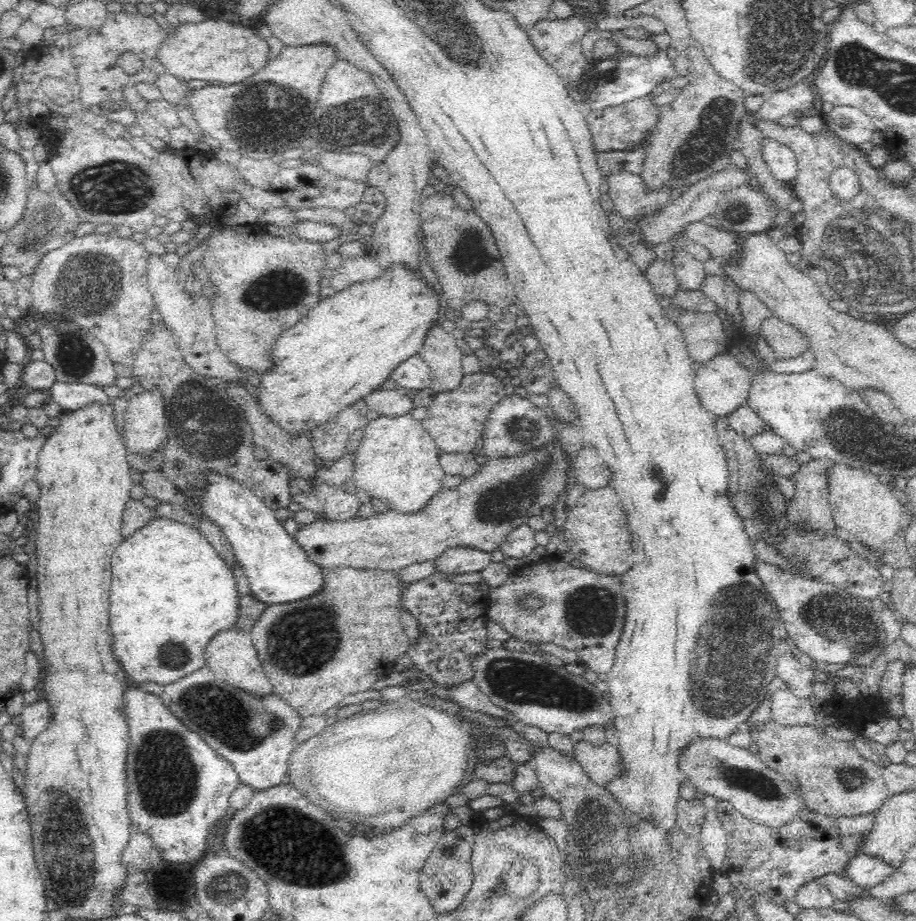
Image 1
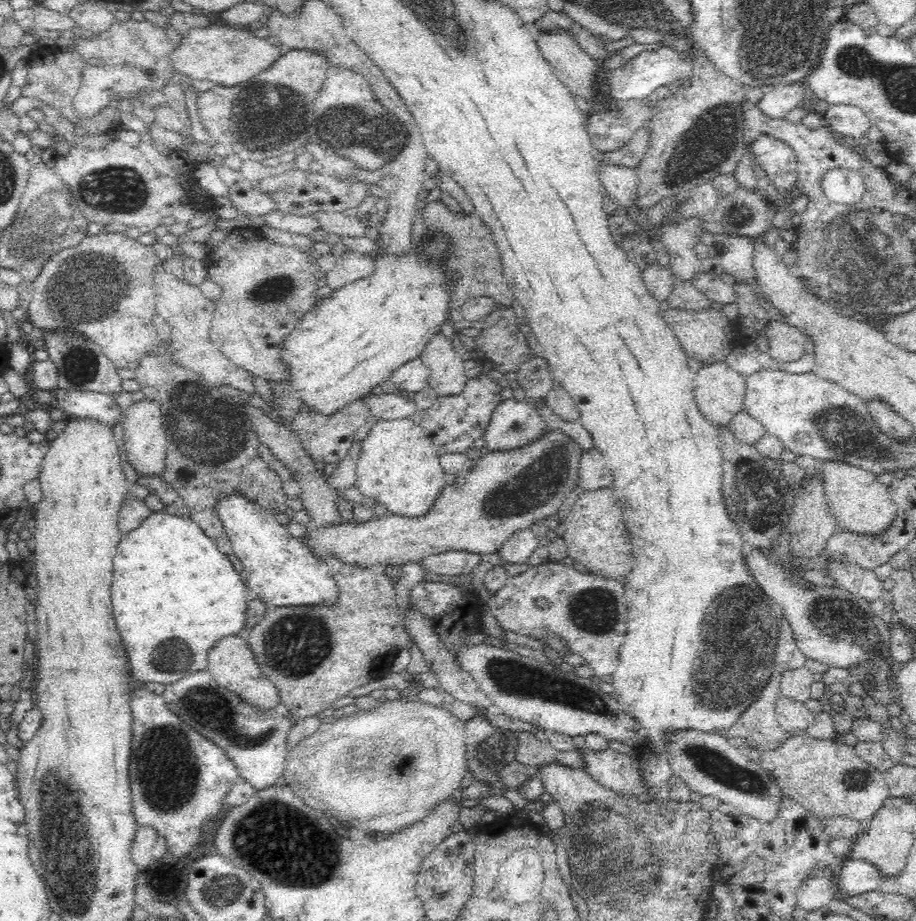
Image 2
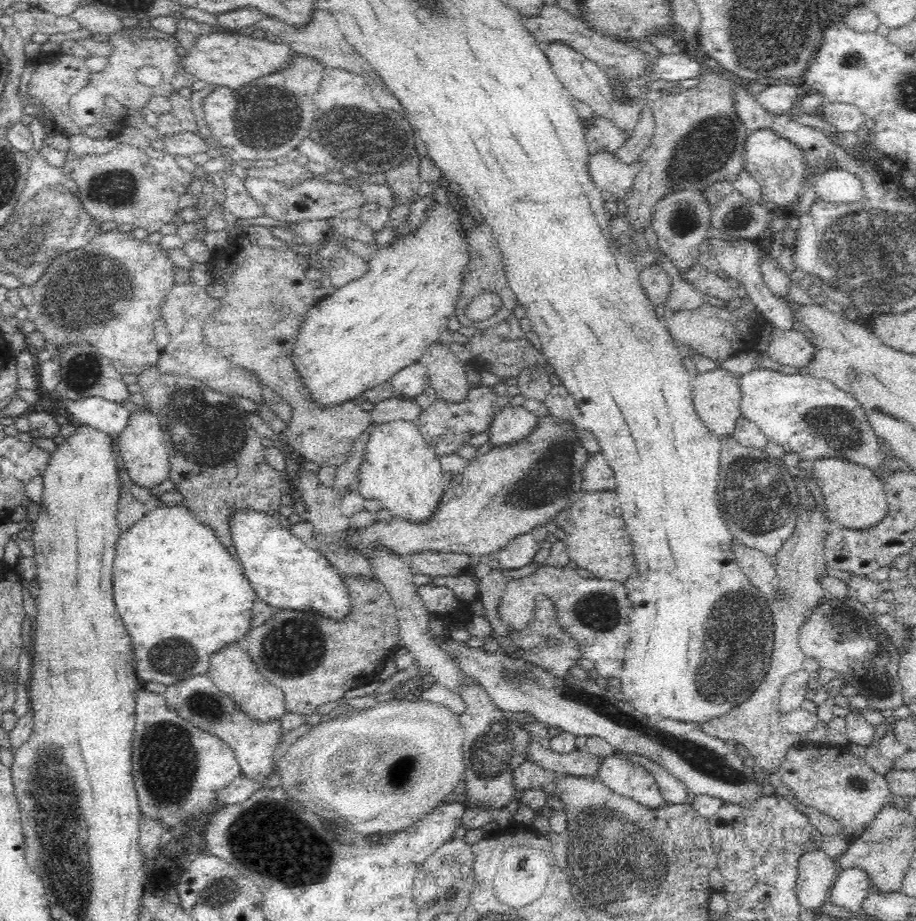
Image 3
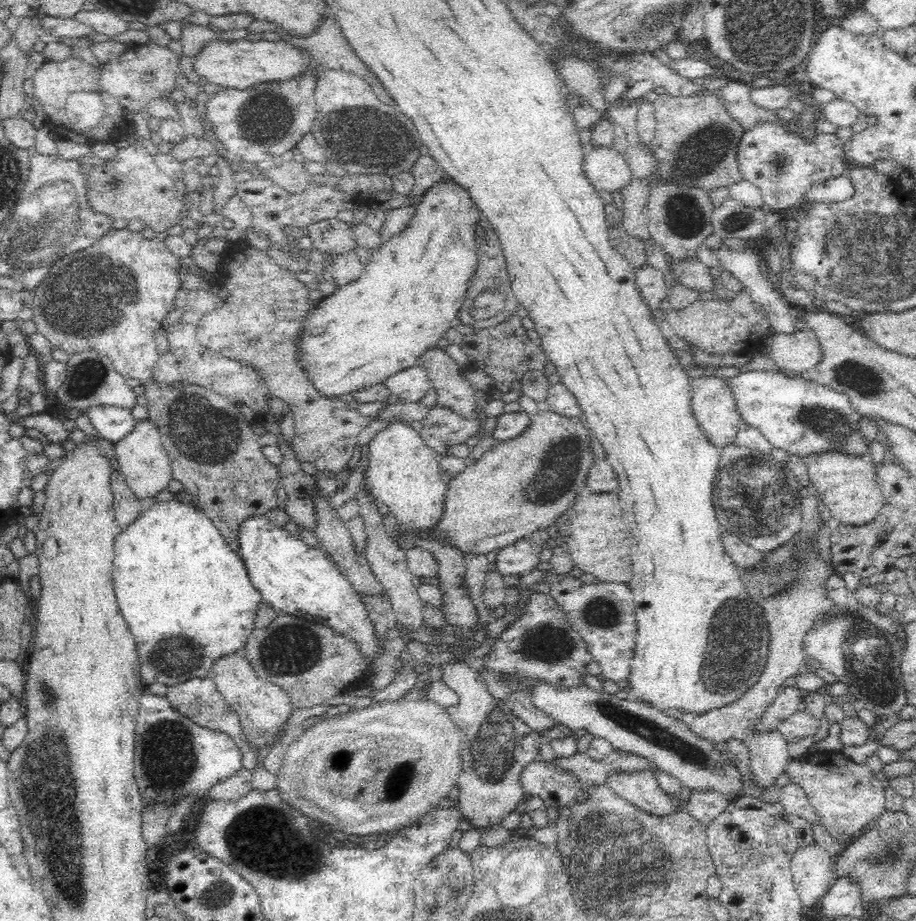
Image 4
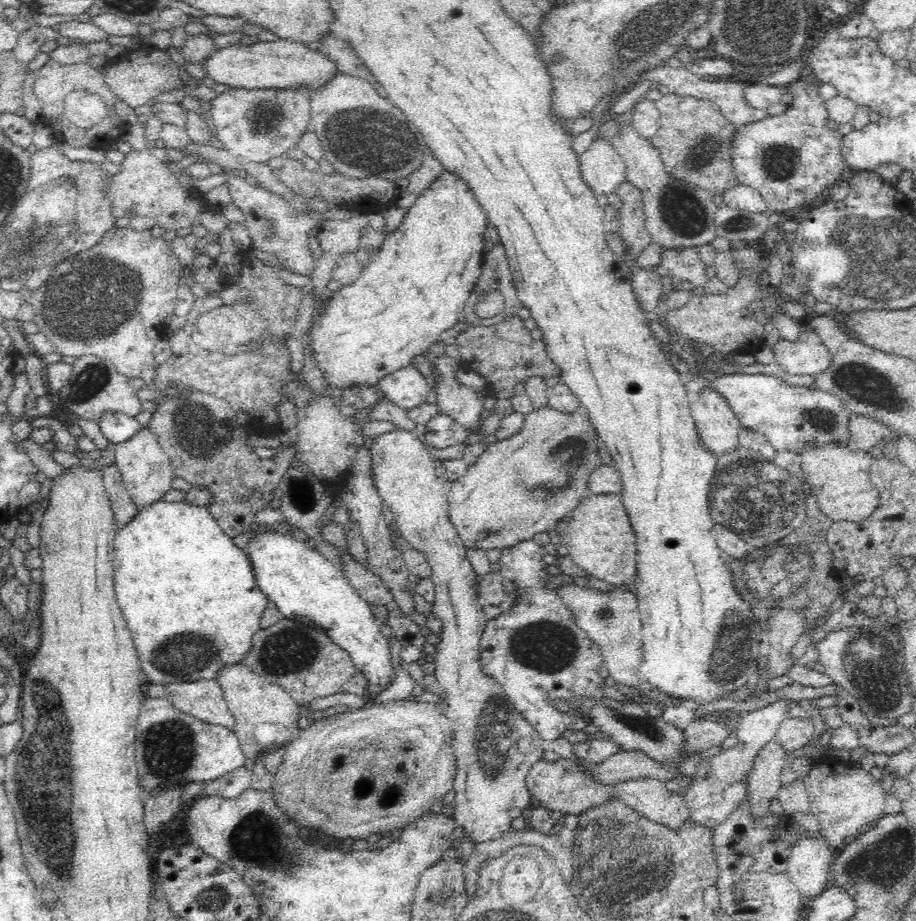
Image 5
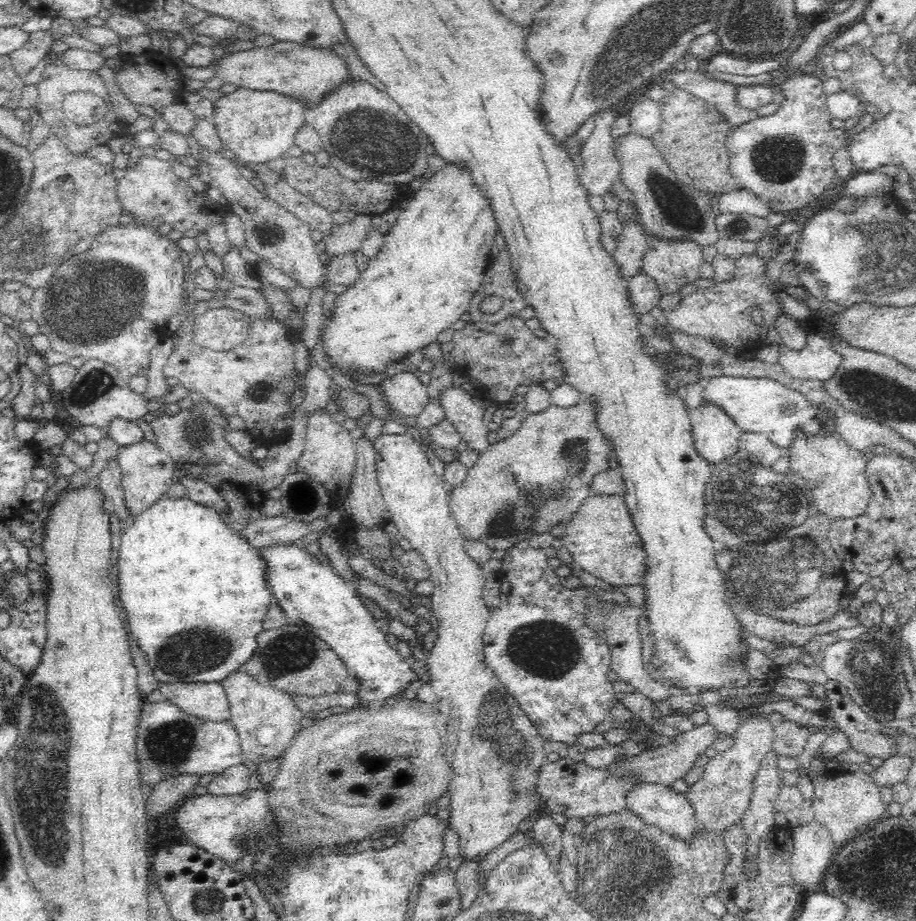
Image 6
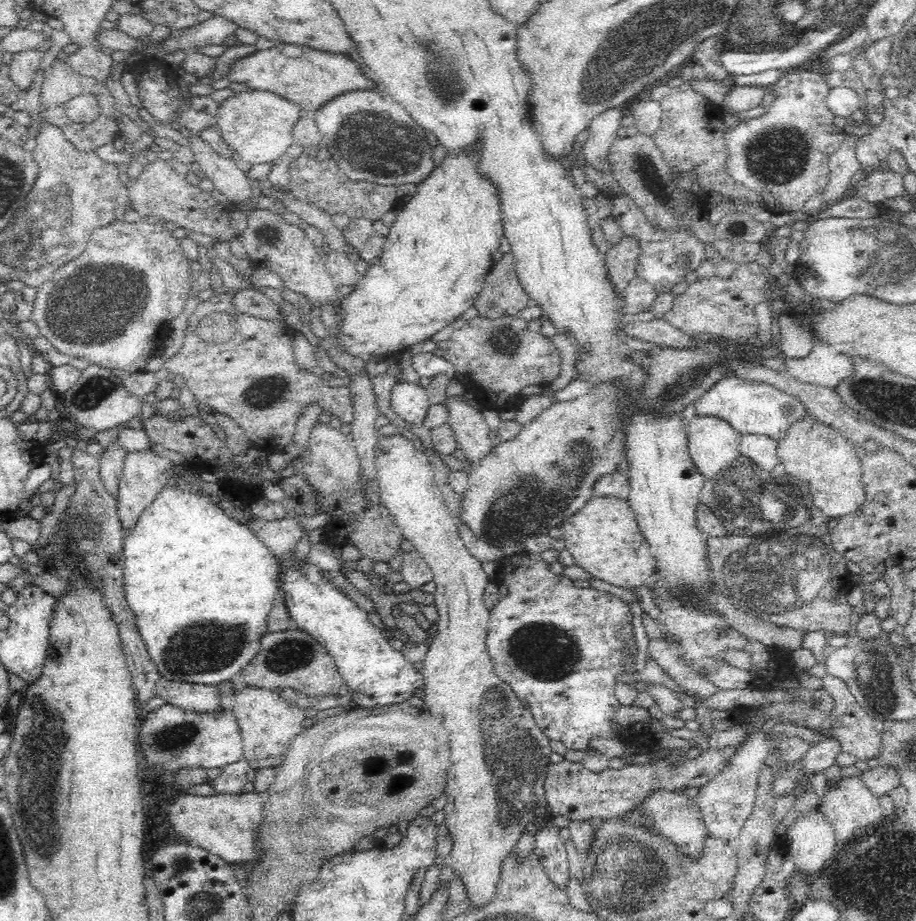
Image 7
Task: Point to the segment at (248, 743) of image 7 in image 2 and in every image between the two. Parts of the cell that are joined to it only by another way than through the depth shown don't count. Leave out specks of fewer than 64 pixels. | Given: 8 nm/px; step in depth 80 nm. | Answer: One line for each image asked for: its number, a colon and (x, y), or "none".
2: (231, 662)
3: (232, 670)
4: (263, 708)
5: (265, 715)
6: (267, 720)

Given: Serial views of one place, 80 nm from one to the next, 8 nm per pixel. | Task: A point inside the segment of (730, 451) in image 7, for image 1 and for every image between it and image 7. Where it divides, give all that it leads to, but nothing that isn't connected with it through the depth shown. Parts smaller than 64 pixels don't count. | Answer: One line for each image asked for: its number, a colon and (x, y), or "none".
1: (722, 385)
2: (719, 390)
3: (716, 395)
4: (713, 404)
5: (718, 427)
6: (716, 436)

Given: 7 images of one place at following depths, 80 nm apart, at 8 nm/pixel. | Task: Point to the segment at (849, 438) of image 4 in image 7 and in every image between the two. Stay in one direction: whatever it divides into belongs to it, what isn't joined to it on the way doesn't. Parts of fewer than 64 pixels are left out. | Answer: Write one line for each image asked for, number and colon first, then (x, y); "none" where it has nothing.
5: (790, 417)
6: (763, 405)
7: (750, 407)

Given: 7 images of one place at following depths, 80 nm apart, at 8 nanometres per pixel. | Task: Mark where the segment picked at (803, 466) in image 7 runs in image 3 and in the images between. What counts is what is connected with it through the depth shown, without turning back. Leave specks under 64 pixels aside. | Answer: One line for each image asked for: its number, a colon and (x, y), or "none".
3: (854, 496)
4: (846, 484)
5: (837, 474)
6: (835, 473)

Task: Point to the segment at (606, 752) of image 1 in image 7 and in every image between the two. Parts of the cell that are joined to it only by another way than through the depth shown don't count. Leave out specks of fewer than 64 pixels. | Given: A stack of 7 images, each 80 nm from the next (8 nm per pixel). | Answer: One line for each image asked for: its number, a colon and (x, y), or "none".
2: (615, 771)
3: (628, 779)
4: (641, 788)
5: (648, 796)
6: (662, 806)
7: (676, 816)

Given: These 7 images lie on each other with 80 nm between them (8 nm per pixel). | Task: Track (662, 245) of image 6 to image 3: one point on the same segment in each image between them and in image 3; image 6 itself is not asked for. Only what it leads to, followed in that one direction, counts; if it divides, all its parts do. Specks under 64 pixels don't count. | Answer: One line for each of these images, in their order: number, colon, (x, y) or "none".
3: (703, 280)
4: (691, 273)
5: (684, 266)

